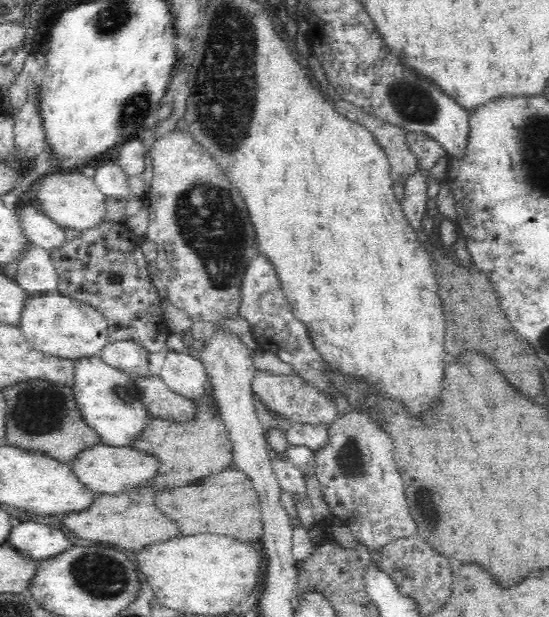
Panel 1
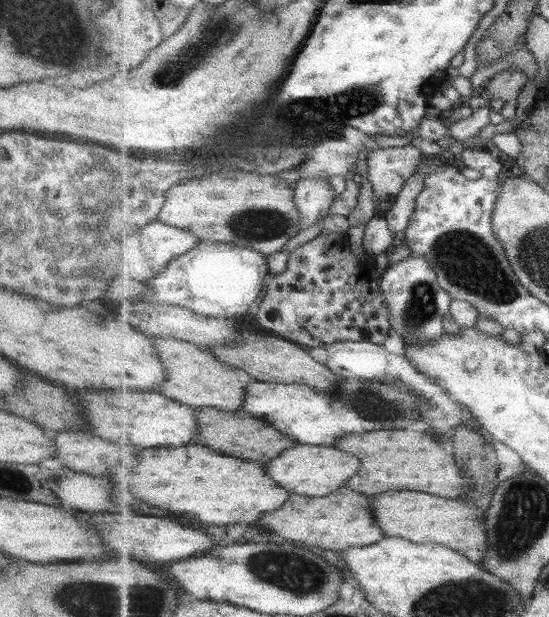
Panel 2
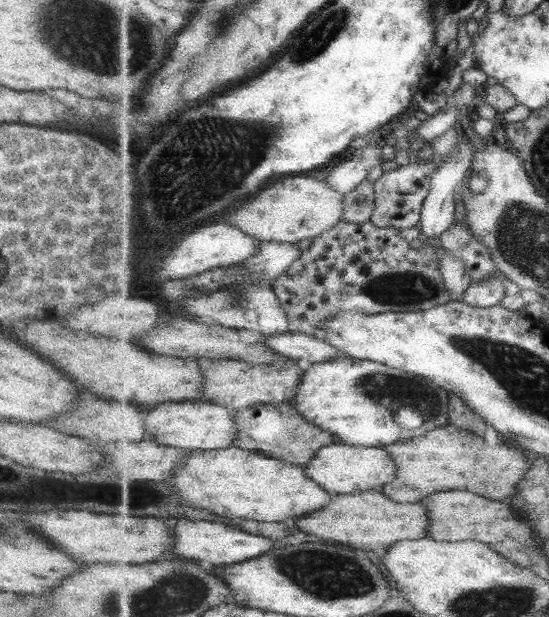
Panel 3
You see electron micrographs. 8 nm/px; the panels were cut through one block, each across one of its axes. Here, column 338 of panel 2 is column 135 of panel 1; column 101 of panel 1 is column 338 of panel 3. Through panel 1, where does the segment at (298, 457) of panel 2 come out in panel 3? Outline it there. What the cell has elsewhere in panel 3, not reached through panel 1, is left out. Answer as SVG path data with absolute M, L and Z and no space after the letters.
M335 443L321 448L313 460L305 465L306 473L316 483L334 495L349 495L366 491L383 490L385 484L397 478L398 464L391 453L382 447L351 446Z

